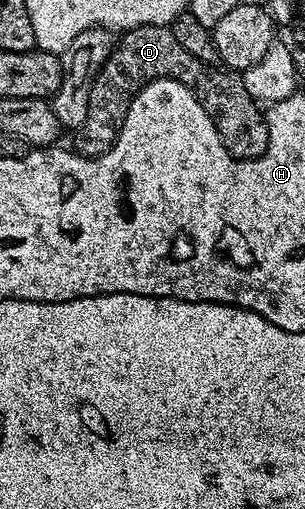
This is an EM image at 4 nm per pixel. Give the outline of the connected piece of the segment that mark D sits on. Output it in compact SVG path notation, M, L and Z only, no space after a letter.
M136 26L121 38L124 39L115 43L112 54L92 82L86 120L74 134L75 153L83 158L96 158L108 151L116 143L126 112L144 83L153 78L173 78L194 92L210 120L214 120L214 128L218 128L224 146L235 158L263 156L268 147L268 119L256 99L246 92L246 84L239 73L219 65L207 66L202 60L190 56L166 26Z

